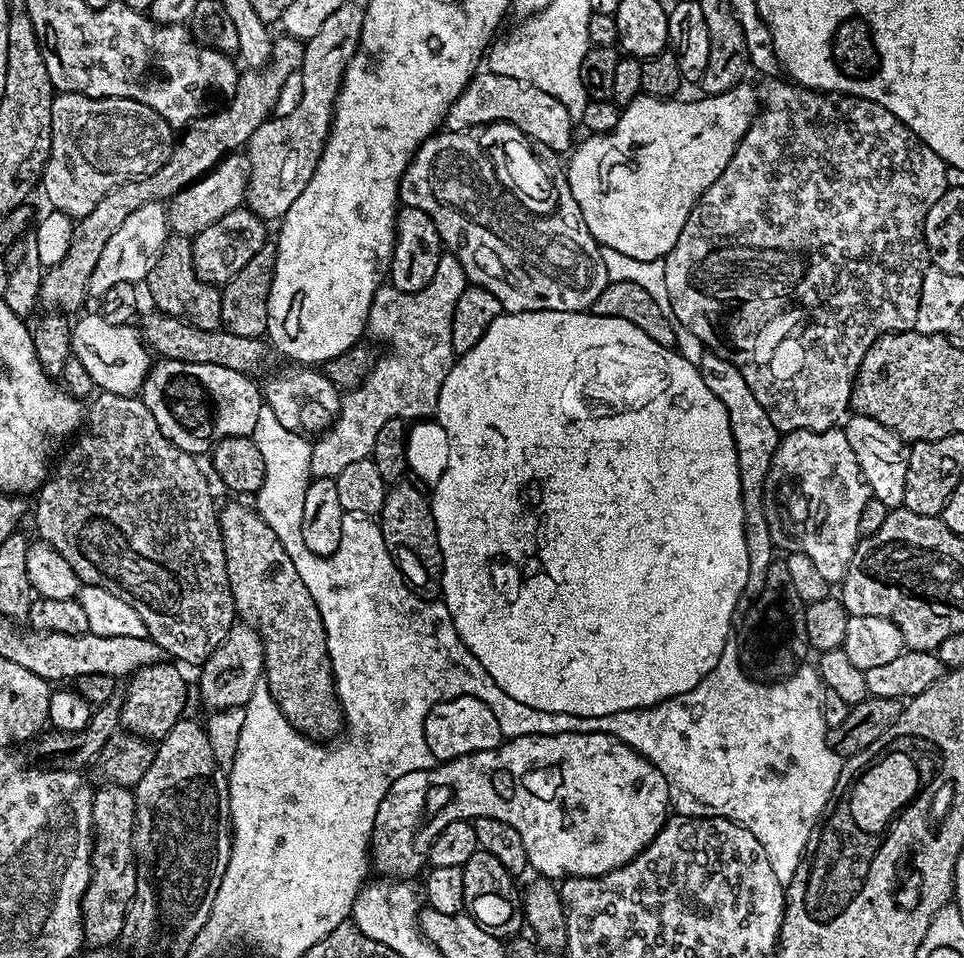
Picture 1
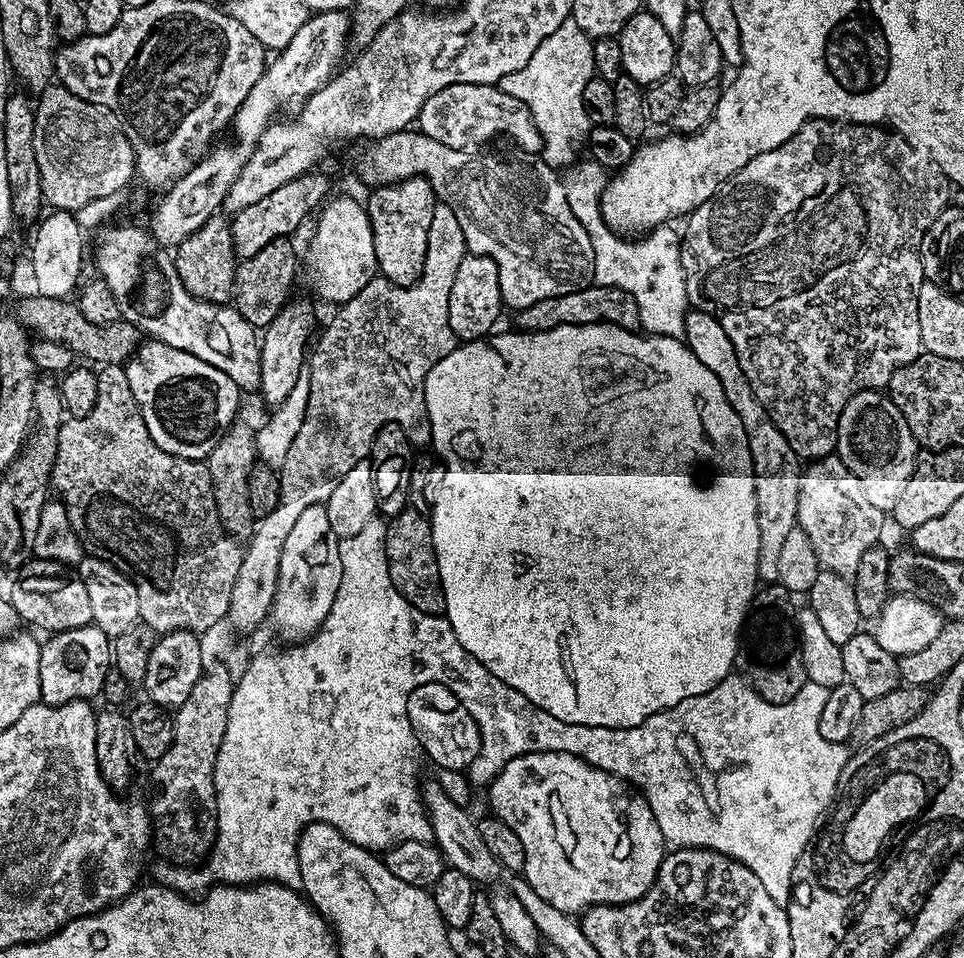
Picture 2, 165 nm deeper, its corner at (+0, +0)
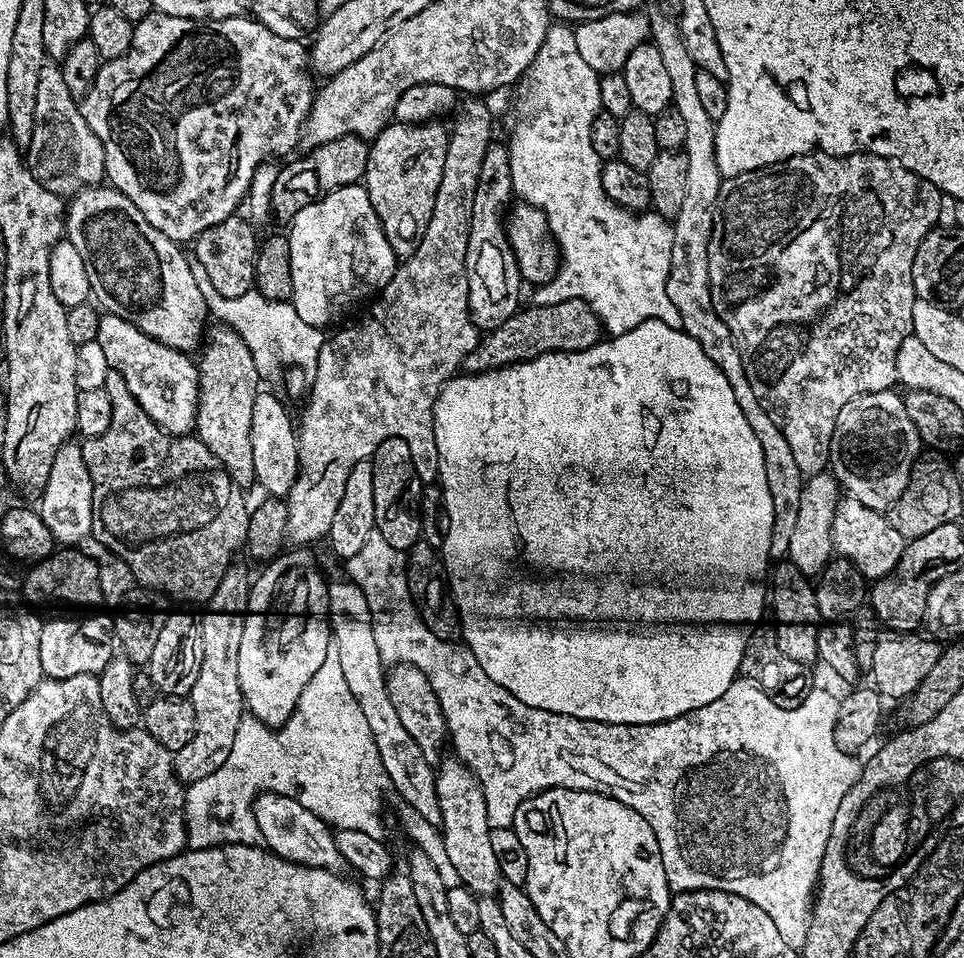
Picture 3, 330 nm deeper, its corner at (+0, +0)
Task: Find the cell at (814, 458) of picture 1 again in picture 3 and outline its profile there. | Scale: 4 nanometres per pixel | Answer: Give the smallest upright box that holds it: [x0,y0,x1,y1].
[832,498,905,582]

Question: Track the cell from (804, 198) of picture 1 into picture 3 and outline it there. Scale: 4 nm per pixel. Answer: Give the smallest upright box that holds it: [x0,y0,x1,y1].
[708,150,942,477]

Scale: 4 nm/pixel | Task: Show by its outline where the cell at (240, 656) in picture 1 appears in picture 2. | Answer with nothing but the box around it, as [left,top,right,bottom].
[227,203,466,628]

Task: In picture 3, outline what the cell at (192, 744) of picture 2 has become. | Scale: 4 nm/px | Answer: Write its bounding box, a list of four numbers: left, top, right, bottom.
[172,562,250,786]

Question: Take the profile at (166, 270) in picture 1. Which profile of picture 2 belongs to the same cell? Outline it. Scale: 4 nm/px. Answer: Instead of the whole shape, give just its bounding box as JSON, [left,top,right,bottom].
[174,214,238,305]

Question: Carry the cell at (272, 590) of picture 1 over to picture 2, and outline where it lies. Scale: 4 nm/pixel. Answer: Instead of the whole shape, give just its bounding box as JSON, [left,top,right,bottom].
[206,422,258,537]

